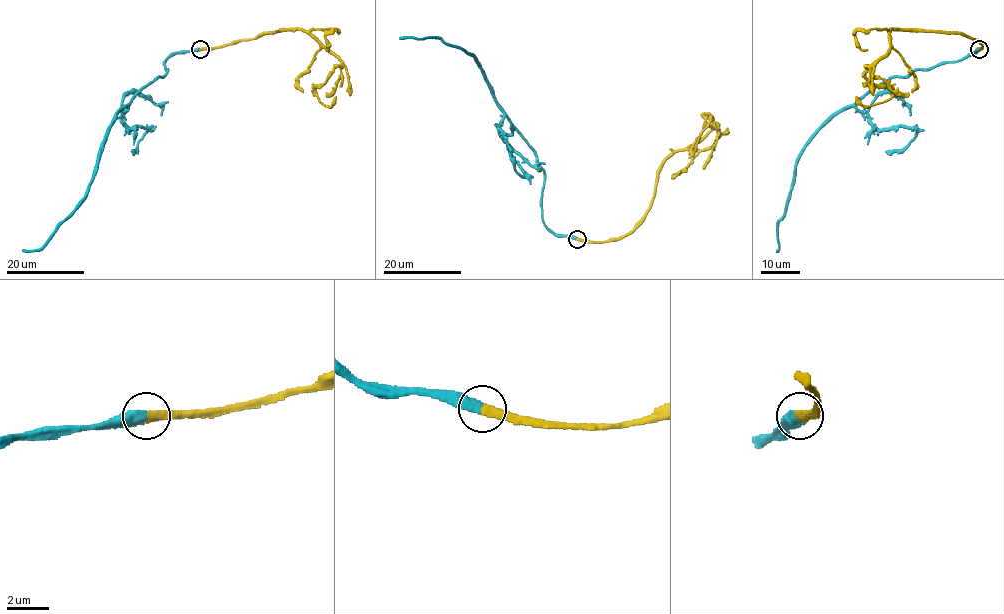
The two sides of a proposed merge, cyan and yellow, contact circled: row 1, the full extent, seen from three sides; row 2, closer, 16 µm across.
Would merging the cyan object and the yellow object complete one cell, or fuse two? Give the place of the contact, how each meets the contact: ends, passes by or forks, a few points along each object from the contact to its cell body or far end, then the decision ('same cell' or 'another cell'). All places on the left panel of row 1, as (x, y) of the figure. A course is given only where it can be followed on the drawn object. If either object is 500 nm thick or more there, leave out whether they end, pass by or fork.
place (200, 49); course cyan (200, 48), (174, 52), (165, 61), (167, 72), (145, 86), (116, 114), (82, 202), (40, 248), (23, 249); course yellow (200, 48), (304, 30), (340, 58), (341, 64), (314, 87), (325, 106), (336, 96); same cell

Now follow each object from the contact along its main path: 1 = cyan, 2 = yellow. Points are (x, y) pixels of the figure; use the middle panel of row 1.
1: (577, 238), (556, 236), (544, 224), (544, 170), (535, 151), (505, 115), (472, 55), (438, 38), (400, 39)
2: (577, 238), (628, 235), (649, 207), (659, 166), (717, 139), (705, 125), (692, 152), (713, 116)

